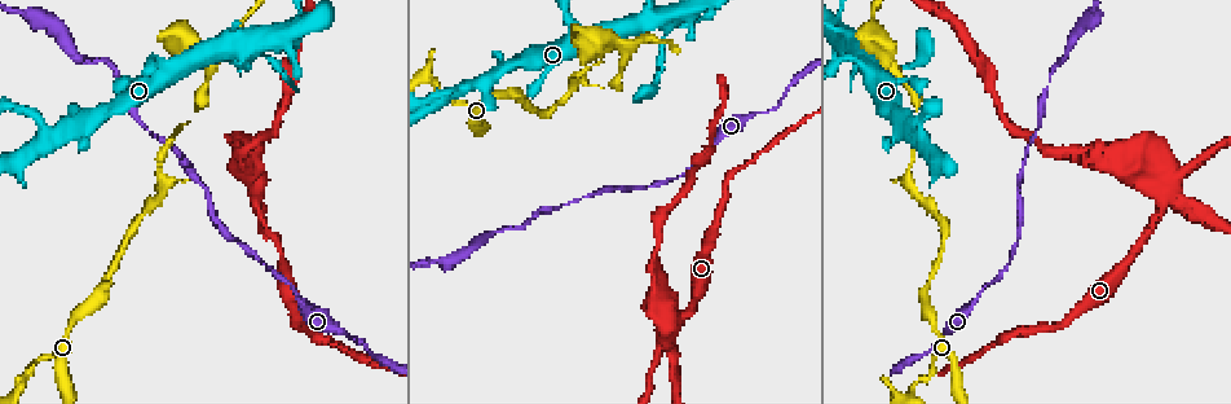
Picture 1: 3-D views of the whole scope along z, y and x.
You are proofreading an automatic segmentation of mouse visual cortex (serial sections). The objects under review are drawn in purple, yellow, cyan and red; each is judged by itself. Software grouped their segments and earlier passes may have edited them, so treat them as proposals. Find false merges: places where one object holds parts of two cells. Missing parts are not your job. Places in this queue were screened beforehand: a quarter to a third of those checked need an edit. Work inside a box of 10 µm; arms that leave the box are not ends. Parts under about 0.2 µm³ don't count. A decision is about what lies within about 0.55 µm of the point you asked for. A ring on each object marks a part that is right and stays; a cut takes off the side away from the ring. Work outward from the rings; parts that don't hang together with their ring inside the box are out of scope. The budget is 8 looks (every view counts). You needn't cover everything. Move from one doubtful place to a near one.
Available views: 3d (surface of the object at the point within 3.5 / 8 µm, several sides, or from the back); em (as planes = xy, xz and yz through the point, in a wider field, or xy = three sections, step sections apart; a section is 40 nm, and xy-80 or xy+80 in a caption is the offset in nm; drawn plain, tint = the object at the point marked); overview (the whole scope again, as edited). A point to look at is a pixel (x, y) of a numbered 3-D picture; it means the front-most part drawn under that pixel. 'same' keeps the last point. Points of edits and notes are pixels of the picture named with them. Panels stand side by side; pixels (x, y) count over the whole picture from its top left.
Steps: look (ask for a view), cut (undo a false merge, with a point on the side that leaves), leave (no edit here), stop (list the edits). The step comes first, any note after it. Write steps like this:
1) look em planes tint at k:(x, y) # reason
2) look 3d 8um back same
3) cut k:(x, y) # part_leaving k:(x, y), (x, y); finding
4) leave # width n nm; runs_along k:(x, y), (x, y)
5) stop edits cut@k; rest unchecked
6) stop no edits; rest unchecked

look 3d 8um at 1:(1156, 188) # thin arm on a thick one

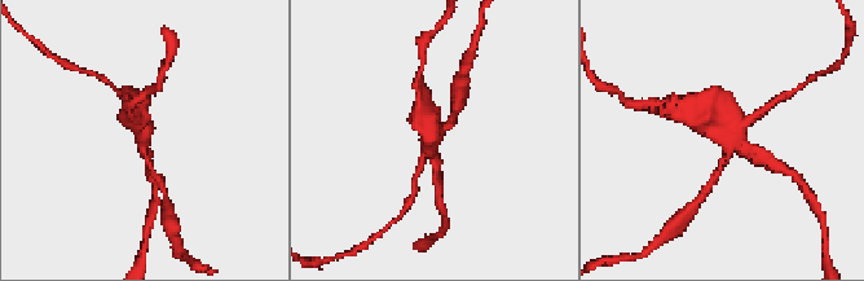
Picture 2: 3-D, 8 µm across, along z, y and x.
look 3d 3.5um same

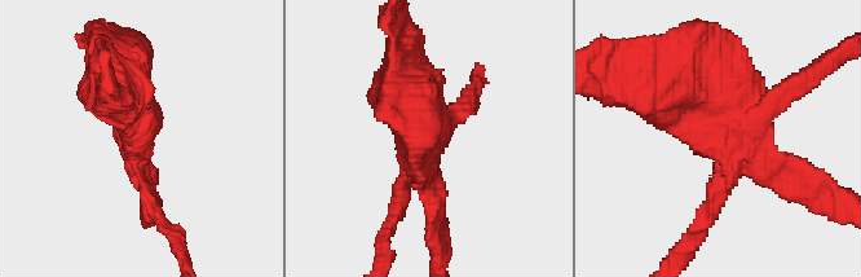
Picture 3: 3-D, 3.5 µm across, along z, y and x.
look em xy step 5 tint at 3:(138, 129)

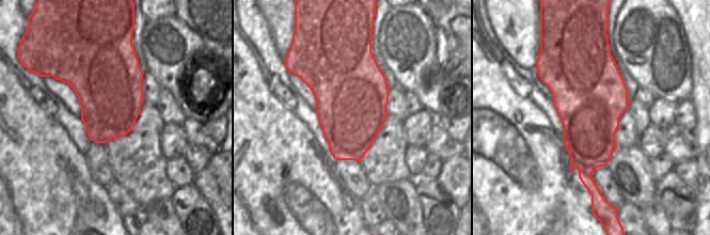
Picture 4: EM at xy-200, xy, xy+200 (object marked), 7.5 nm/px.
cut 3:(150, 130) # part_leaving 3:(135, 150), (138, 111), (115, 91); a second cell is stuck on

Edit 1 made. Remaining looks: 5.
look 3d 8um at 1:(614, 80) # sudden change in width

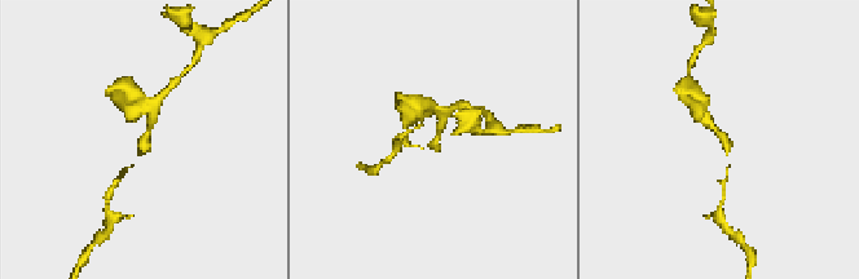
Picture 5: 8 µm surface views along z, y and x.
look 3d 3.5um same # closer look

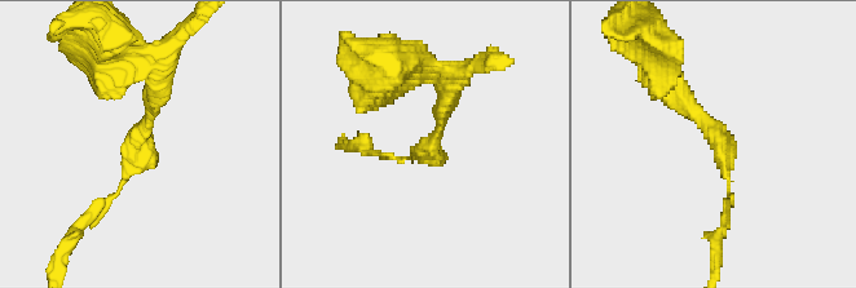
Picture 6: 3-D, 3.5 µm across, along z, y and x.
look em xy step 3 tint at 6:(426, 147) # need the tissue

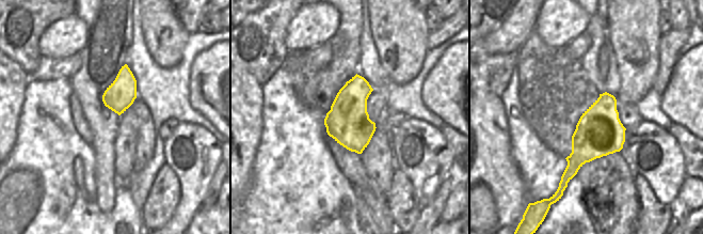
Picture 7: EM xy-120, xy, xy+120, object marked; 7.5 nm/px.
leave # arm_widths 100, 250 nm; runs_along 6:(726, 208), (726, 149), (656, 72); continuous, no second cell

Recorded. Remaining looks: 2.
look 3d 3.5um at 1:(849, 56) # sharp bend

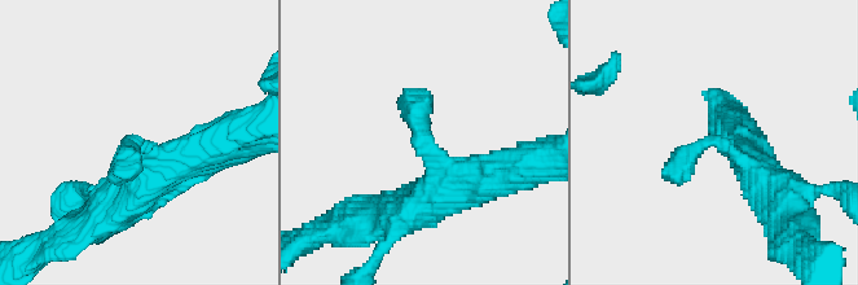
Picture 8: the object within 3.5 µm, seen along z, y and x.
look em xy step 2 tint at 8:(720, 145)

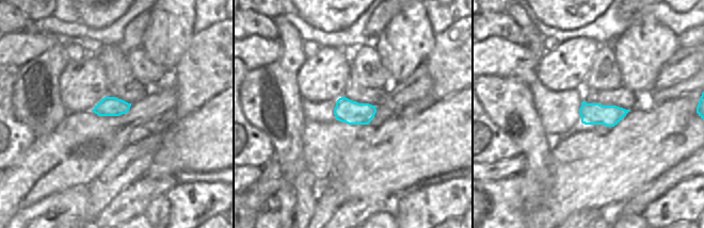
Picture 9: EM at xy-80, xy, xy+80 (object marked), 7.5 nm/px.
leave # width 180 nm; runs_along 8:(425, 205), (444, 189), (404, 90); continuous, no second cell

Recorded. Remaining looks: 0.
stop edits cut@3; rest unchecked

